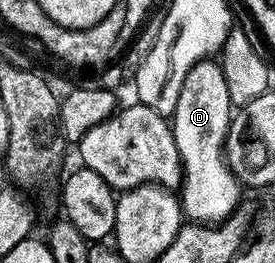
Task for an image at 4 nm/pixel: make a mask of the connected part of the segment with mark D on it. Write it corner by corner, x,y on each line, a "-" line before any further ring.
212,58
197,62
184,78
171,121
182,162
180,201
183,215
189,221
217,224
229,218
239,207
242,186
225,158
227,132
233,115
234,108
221,63

